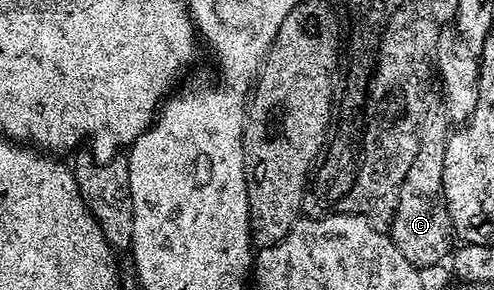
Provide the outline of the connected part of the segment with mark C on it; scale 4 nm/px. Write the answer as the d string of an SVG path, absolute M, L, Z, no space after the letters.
M434 119L427 124L422 134L420 151L416 151L416 159L412 159L412 167L408 167L404 183L400 183L398 210L388 225L390 238L396 247L400 247L400 255L404 255L408 263L419 267L438 265L445 257L447 260L456 241L454 224L450 221L444 195L444 151L448 128L447 122L442 121Z

